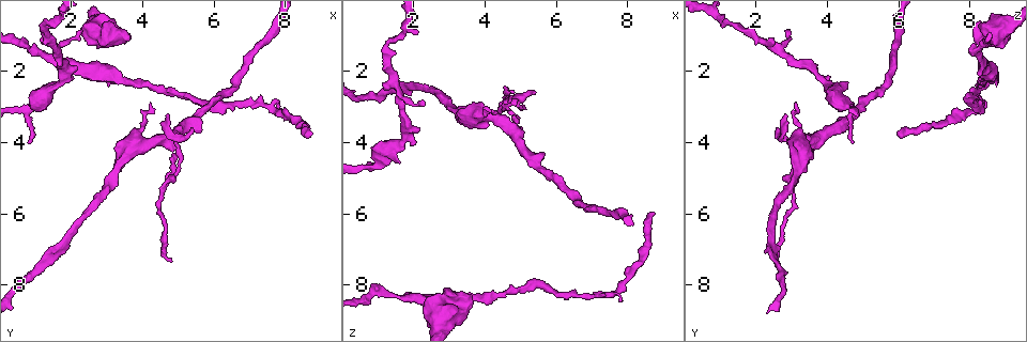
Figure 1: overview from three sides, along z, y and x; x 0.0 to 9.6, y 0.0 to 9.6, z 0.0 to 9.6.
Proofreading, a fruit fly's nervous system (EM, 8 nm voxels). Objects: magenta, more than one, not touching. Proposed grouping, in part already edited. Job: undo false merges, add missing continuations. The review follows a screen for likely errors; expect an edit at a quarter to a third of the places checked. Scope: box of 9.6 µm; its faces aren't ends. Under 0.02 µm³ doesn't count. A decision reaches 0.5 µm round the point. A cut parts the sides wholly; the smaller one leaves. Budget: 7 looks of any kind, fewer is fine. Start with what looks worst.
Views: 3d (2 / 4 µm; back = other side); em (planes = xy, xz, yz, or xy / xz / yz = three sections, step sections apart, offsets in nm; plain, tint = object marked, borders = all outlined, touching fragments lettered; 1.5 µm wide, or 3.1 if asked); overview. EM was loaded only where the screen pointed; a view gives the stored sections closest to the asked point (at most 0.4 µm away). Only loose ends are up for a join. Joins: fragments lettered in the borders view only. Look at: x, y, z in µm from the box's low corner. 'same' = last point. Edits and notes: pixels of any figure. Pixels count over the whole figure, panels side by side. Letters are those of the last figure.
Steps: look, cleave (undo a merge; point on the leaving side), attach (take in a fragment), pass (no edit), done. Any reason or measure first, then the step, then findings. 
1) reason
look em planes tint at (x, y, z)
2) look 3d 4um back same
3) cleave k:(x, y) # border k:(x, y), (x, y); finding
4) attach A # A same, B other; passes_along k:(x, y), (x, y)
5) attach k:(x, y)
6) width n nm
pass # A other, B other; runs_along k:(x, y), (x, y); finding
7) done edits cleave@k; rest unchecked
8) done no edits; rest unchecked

an open end
look em planes borders at (4.20, 2.85, 3.05)

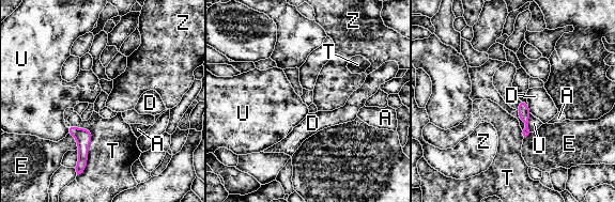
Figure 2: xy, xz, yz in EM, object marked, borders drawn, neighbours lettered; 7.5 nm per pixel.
pass # A other, D other, E other, T other, U other, Z other; runs_along 2:(521, 102), (526, 123), (524, 136); none of them fits

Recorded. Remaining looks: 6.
branch point
look 3d 2um at (4.65, 5.10, 3.10)

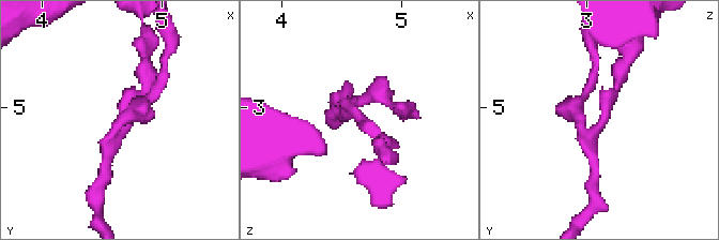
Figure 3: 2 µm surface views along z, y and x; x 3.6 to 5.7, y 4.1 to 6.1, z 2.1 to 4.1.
now the EM
look em planes borders at (4.66, 5.12, 3.10)

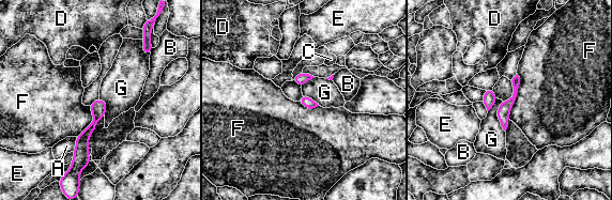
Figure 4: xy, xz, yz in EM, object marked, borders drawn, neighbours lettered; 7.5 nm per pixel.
width 90 nm
pass # A other, B other, C other, D other, E other, F other, G other; runs_along 4:(100, 102), (82, 138), (82, 162); continuous, no second cell

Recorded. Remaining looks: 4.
thick end
look em planes borders at (3.60, 1.15, 8.40)

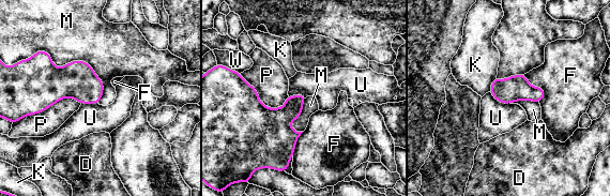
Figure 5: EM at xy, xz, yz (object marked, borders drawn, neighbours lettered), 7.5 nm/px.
pass # D other, F other, K other, M other, P other, U other, W other; border 5:(45, 50), (86, 61), (100, 102); no lettered fragment goes on from it

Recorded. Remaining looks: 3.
done no edits; rest unchecked

